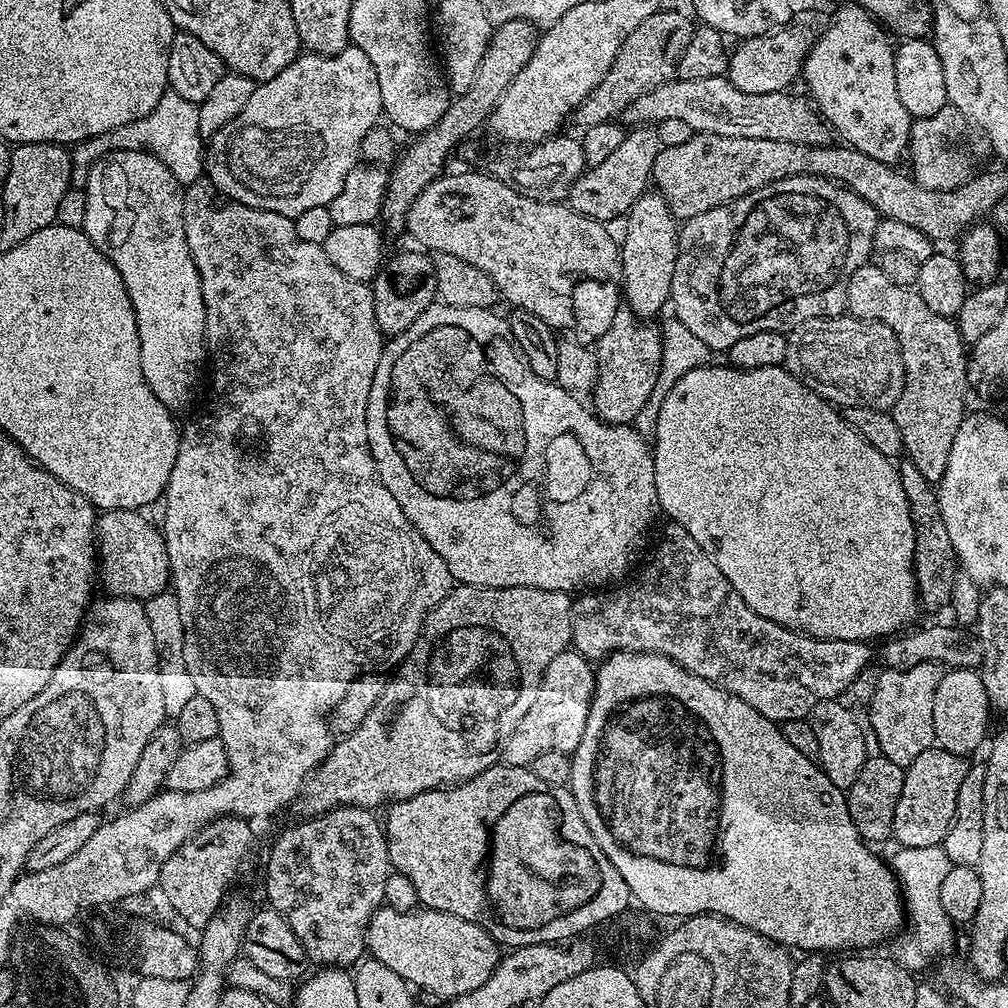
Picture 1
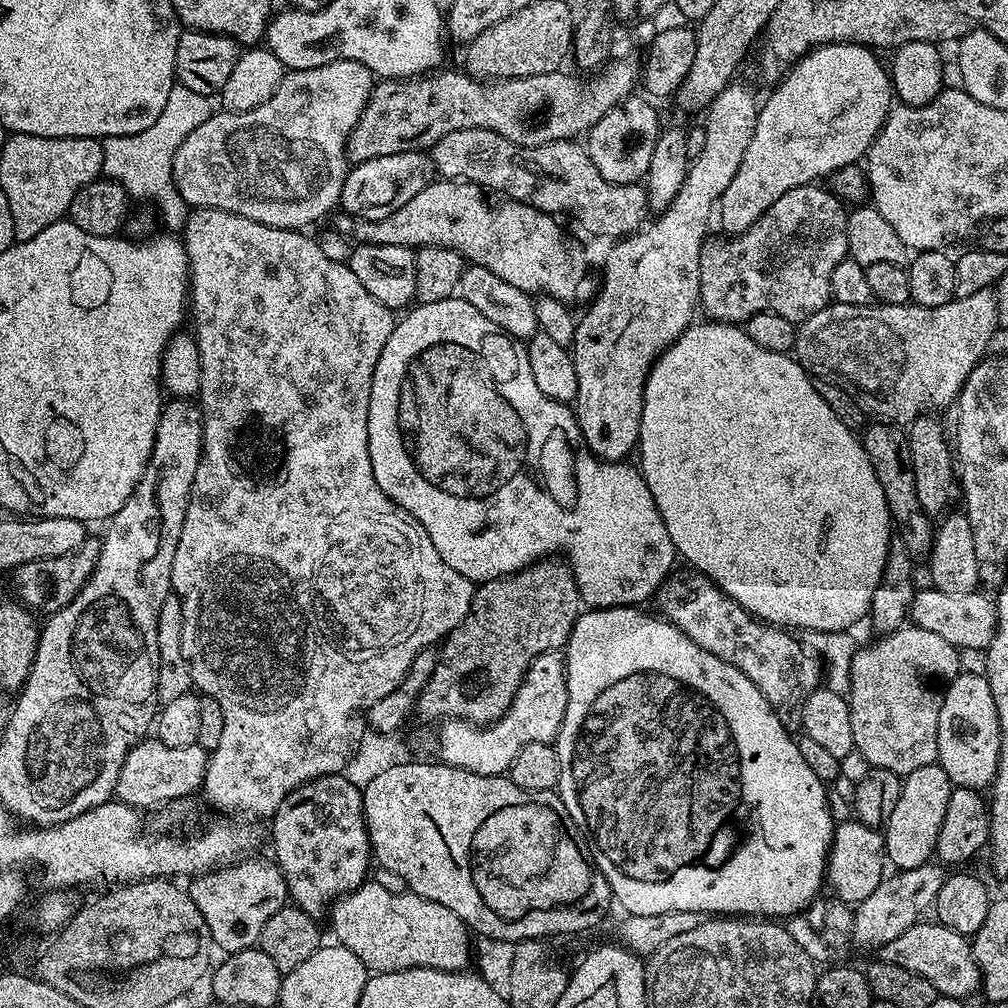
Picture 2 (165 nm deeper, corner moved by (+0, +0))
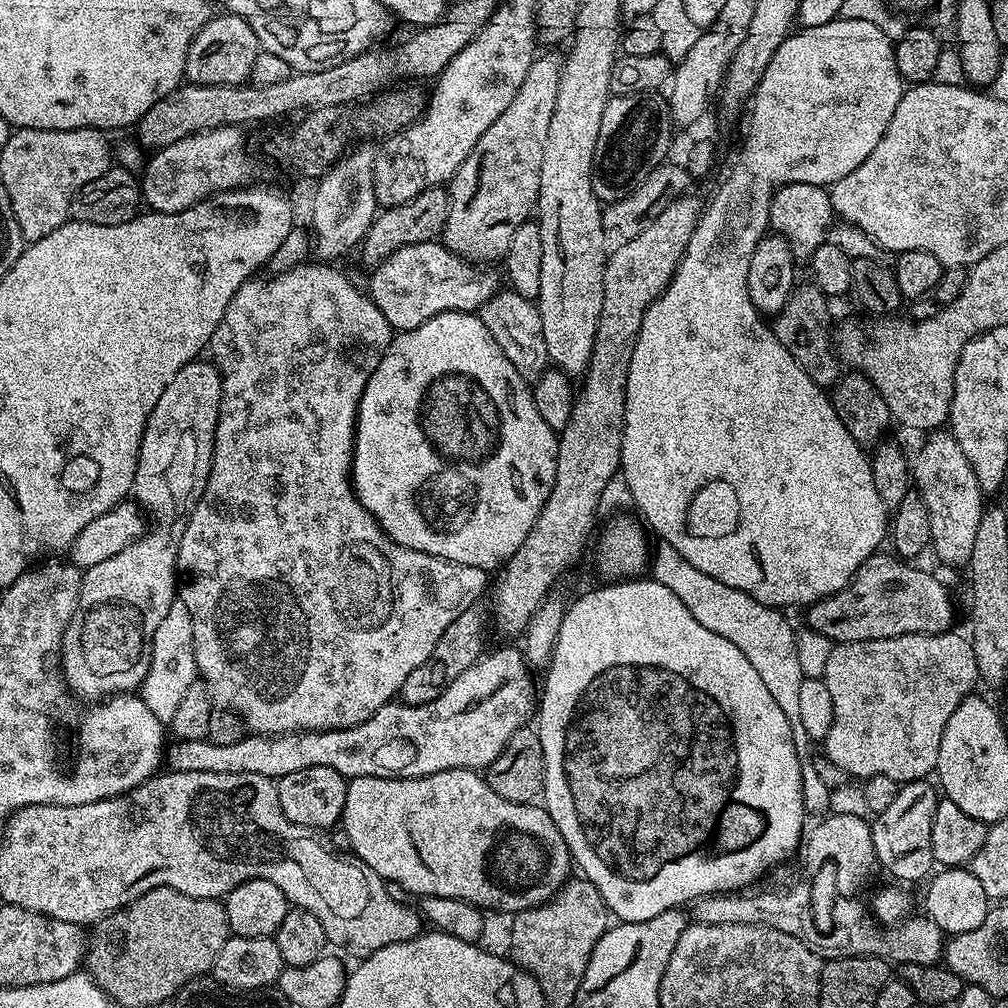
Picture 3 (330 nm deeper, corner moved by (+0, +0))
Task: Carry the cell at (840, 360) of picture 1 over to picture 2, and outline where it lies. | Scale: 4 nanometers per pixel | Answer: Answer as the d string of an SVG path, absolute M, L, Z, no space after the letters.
M983 288L978 290L978 294L969 294L967 298L956 296L950 302L946 302L942 306L934 306L933 308L927 308L921 304L911 302L906 304L882 304L879 302L838 304L830 302L822 310L818 310L818 314L806 318L804 323L797 327L794 358L804 367L805 372L809 376L816 380L825 380L834 386L842 386L842 390L846 390L846 394L860 407L861 412L867 414L873 421L881 424L910 426L927 409L924 408L927 404L932 408L944 408L947 404L952 406L957 403L960 391L970 374L970 370L974 370L974 366L985 359L986 353L989 351L989 349L987 350L988 344L990 348L997 331L998 302L996 301L996 293L992 288Z

